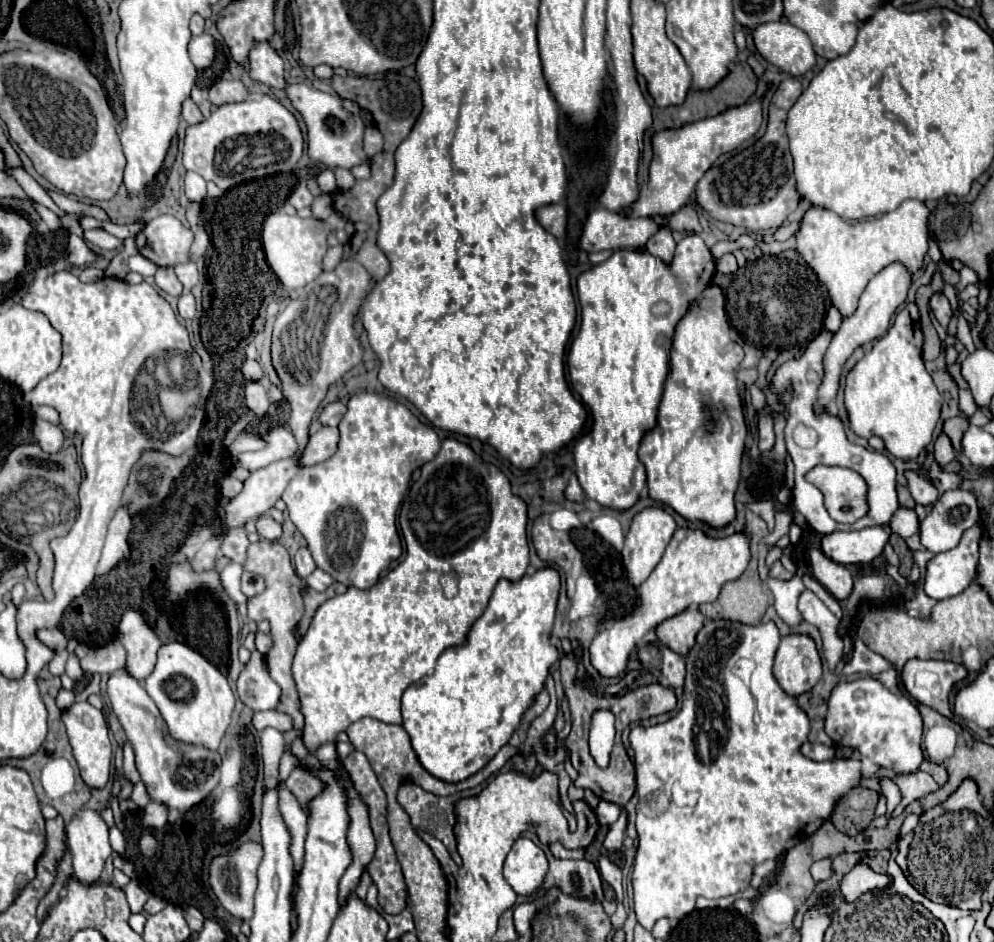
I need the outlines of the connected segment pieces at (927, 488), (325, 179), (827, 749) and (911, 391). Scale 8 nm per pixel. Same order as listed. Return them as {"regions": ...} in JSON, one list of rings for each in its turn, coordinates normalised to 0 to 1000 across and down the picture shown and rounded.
{"regions":[[[[913,499],[911,507],[913,507],[915,524],[918,524],[922,535],[928,535],[928,537],[934,539],[934,537],[938,537],[944,531],[944,520],[930,505],[924,505],[922,501]]],[[[326,178],[322,185],[320,185],[320,195],[324,202],[332,202],[332,200],[338,200],[338,191],[336,191],[336,183],[332,178]]],[[[811,788],[811,790],[807,792],[807,800],[809,800],[811,805],[815,805],[815,807],[827,809],[827,807],[837,807],[837,805],[839,805],[839,794],[837,794],[837,792],[829,792],[829,790],[825,790],[825,788],[821,788],[821,790]]],[[[905,329],[895,350],[883,359],[879,369],[851,399],[849,414],[855,456],[865,465],[885,463],[891,478],[905,488],[922,488],[938,469],[948,433],[948,420],[930,391],[928,359],[924,352],[920,355],[920,348],[915,329]]]]}

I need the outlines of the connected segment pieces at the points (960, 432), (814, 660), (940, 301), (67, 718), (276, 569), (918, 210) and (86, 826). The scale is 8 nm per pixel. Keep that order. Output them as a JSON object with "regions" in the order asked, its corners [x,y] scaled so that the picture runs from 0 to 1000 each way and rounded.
{"regions":[[[[962,442],[962,444],[950,446],[948,459],[956,465],[956,469],[958,469],[958,473],[960,473],[962,480],[968,478],[968,463],[970,463],[970,459],[974,456],[974,452],[976,452],[976,450],[974,450],[974,446],[972,446],[970,442]]],[[[791,675],[779,701],[779,718],[787,732],[799,741],[811,737],[827,718],[821,684],[813,675]]],[[[940,312],[938,318],[936,318],[936,327],[938,327],[938,331],[942,333],[944,342],[952,348],[954,342],[956,342],[956,338],[958,338],[958,327],[956,327],[952,314],[950,314],[950,312]]],[[[76,745],[64,760],[62,760],[70,790],[74,794],[74,805],[80,815],[80,824],[85,832],[93,837],[105,837],[111,828],[111,815],[113,815],[113,790],[109,781],[109,773],[105,769],[105,760],[101,754],[91,749],[89,745]]],[[[262,573],[262,575],[249,580],[249,590],[247,590],[247,597],[245,597],[245,605],[258,607],[268,616],[268,626],[249,637],[249,654],[258,660],[260,660],[260,656],[270,656],[272,665],[274,665],[276,686],[268,694],[268,705],[270,705],[274,722],[280,724],[280,728],[284,730],[284,741],[282,741],[280,752],[286,754],[288,758],[294,758],[296,769],[306,769],[306,758],[302,756],[302,741],[300,741],[298,724],[296,724],[294,713],[292,713],[294,699],[296,699],[298,686],[300,686],[296,669],[298,669],[298,662],[302,660],[302,656],[306,652],[306,639],[304,639],[306,618],[298,609],[298,605],[294,603],[290,584],[284,577],[272,575],[272,573]]],[[[911,212],[885,231],[854,235],[847,234],[835,223],[817,219],[805,236],[801,265],[833,306],[837,325],[843,327],[847,338],[853,338],[861,329],[867,308],[885,285],[901,276],[913,282],[918,291],[928,285],[928,276],[934,268],[934,229],[936,223],[926,212]]],[[[82,860],[82,868],[72,868],[66,885],[76,934],[82,938],[99,938],[105,917],[113,907],[109,877],[103,866],[97,860]]]]}

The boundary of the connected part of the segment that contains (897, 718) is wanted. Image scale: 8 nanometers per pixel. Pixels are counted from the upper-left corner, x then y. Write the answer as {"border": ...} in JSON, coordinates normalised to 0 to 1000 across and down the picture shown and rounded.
{"border":[[[865,720],[859,724],[845,724],[833,743],[831,777],[837,786],[845,786],[847,792],[865,794],[869,803],[879,807],[887,815],[895,815],[901,822],[922,820],[928,800],[928,762],[922,747],[911,739],[897,737],[879,720]]]}

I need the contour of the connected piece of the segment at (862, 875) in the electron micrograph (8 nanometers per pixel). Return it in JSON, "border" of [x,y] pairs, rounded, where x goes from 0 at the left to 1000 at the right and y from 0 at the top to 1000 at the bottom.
{"border":[[[861,917],[845,934],[845,947],[853,960],[859,958],[867,949],[883,947],[883,945],[889,945],[893,941],[895,941],[895,930],[879,926],[873,917]]]}

